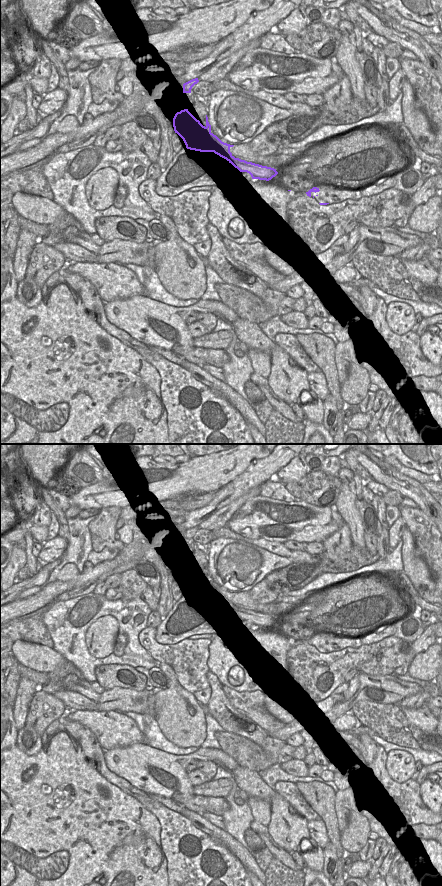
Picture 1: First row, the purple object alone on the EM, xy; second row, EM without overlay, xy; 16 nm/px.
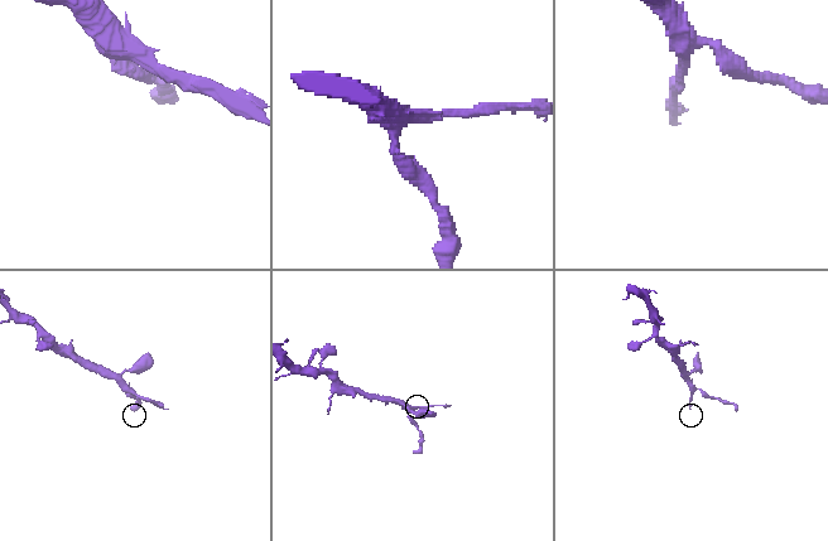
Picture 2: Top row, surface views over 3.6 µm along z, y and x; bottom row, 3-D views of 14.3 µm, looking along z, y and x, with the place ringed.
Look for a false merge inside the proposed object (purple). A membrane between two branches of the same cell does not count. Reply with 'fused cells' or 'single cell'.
single cell

